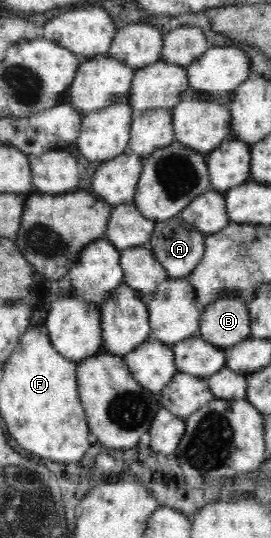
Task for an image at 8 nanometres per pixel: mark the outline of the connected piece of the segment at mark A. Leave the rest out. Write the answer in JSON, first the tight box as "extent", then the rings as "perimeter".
{"extent":[149,215,206,277],"perimeter":[[[180,215],[166,221],[157,221],[149,246],[157,261],[165,267],[170,277],[187,277],[191,274],[205,255],[206,234],[193,225],[185,222]]]}

